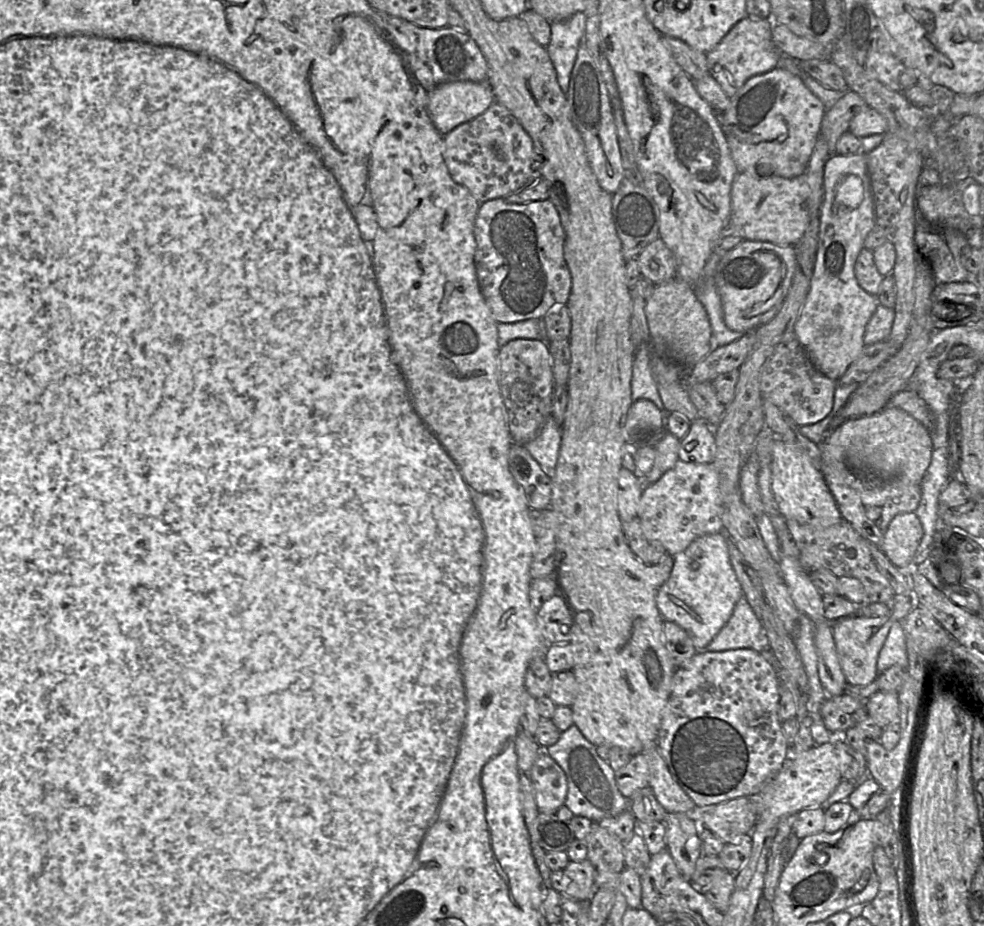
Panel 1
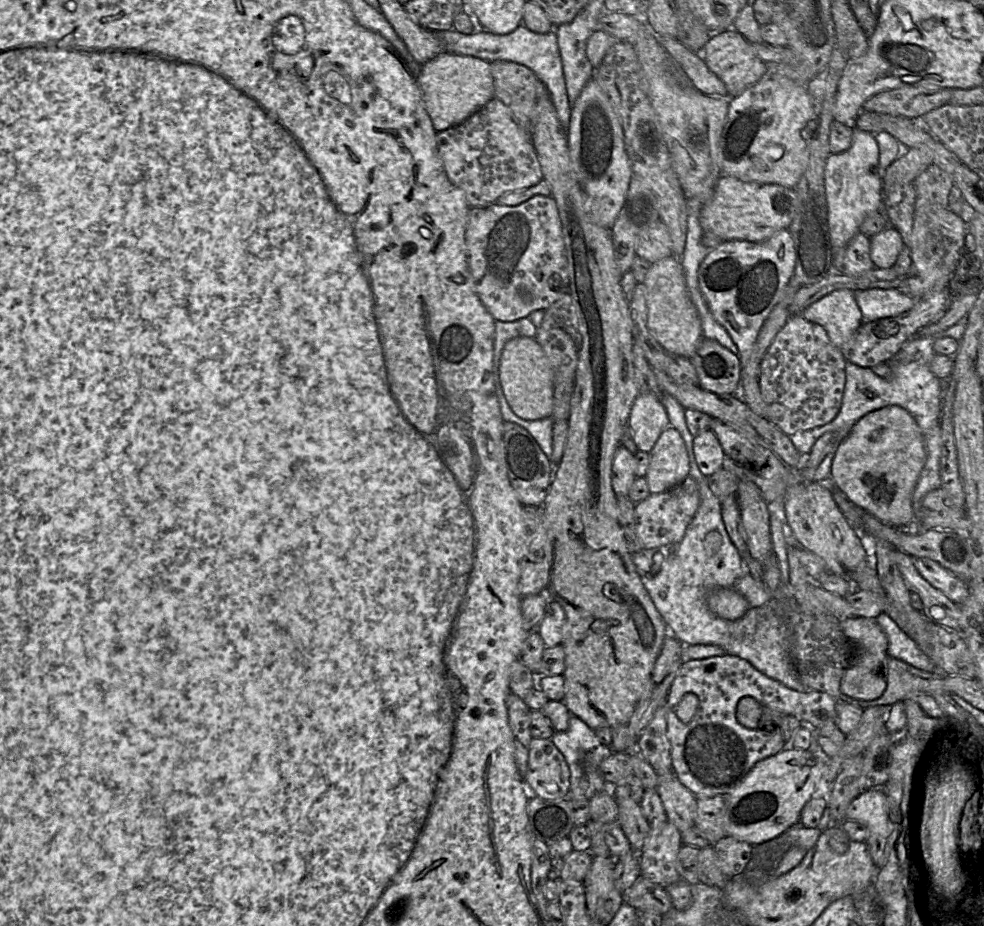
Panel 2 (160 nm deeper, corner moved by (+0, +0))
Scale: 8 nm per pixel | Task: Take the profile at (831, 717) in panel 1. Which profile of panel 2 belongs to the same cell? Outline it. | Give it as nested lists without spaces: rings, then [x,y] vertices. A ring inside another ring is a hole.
[[[729,654],[713,656],[705,659],[693,659],[683,663],[673,680],[665,701],[667,712],[667,736],[671,746],[673,772],[679,781],[699,797],[726,795],[760,760],[775,755],[787,745],[780,727],[774,720],[764,722],[763,728],[747,728],[736,718],[736,707],[743,697],[752,697],[762,706],[762,712],[767,710],[777,715],[793,715],[810,727],[822,727],[827,723],[835,723],[837,700],[825,692],[816,690],[796,691],[774,680],[748,661]],[[687,693],[693,693],[698,698],[695,714],[689,722],[683,722],[676,709]]]

